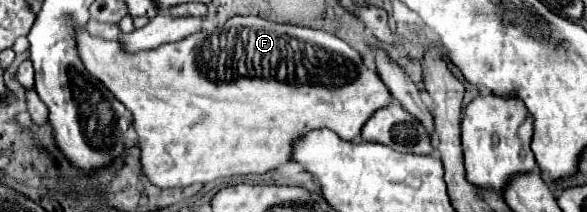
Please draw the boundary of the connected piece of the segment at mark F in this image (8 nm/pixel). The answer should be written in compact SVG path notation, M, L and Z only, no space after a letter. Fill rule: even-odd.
M233 17L225 23L223 31L213 31L211 35L201 31L195 33L183 41L177 43L165 43L157 49L149 49L145 53L121 53L121 47L111 47L111 41L105 41L103 37L93 37L85 27L81 27L81 33L77 33L77 51L85 65L85 69L97 77L109 91L133 113L133 125L141 139L141 165L143 173L149 177L149 181L157 187L185 187L191 183L209 183L219 177L231 177L231 175L263 175L279 165L289 163L289 149L293 149L293 141L297 137L303 137L305 133L313 129L331 129L345 141L355 141L361 135L361 129L365 121L385 105L391 105L393 97L387 89L387 85L381 81L375 67L367 67L361 59L361 55L351 49L347 43L337 39L331 33L315 31L309 27L295 27L295 25L279 25L265 21L261 17Z

